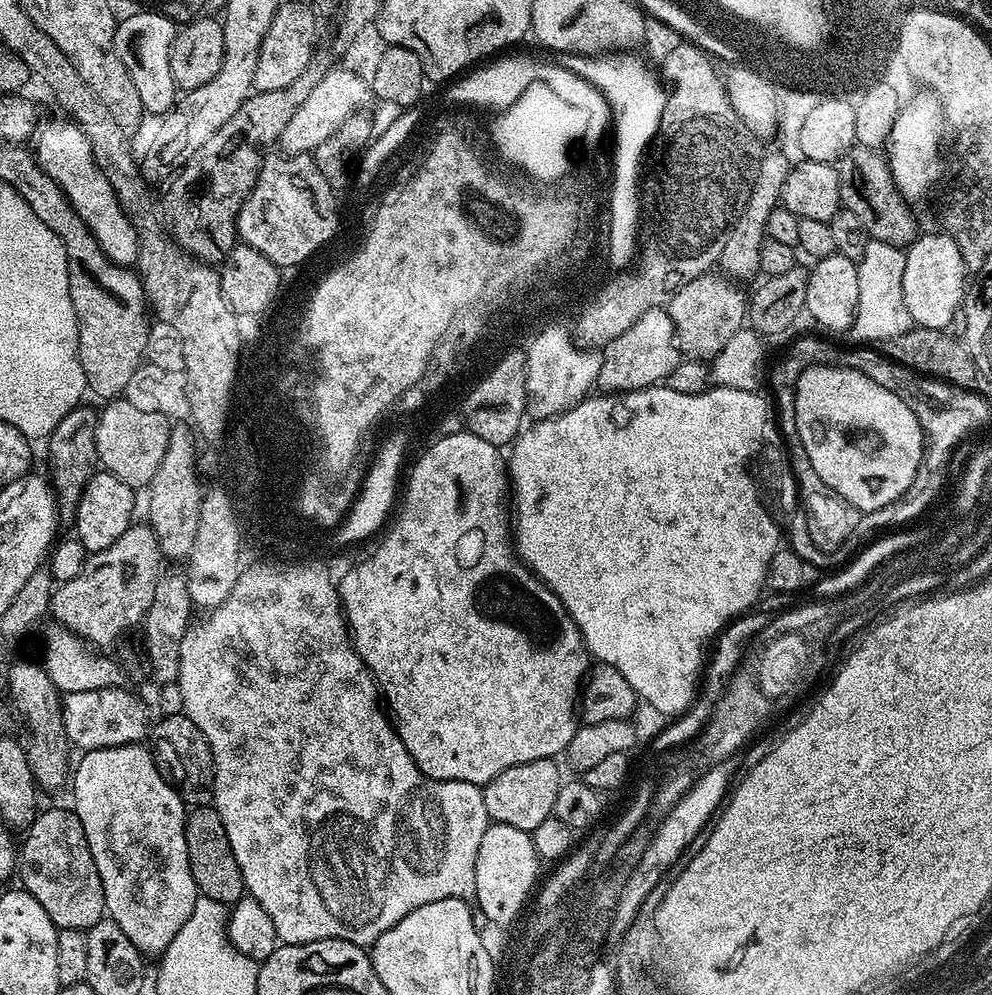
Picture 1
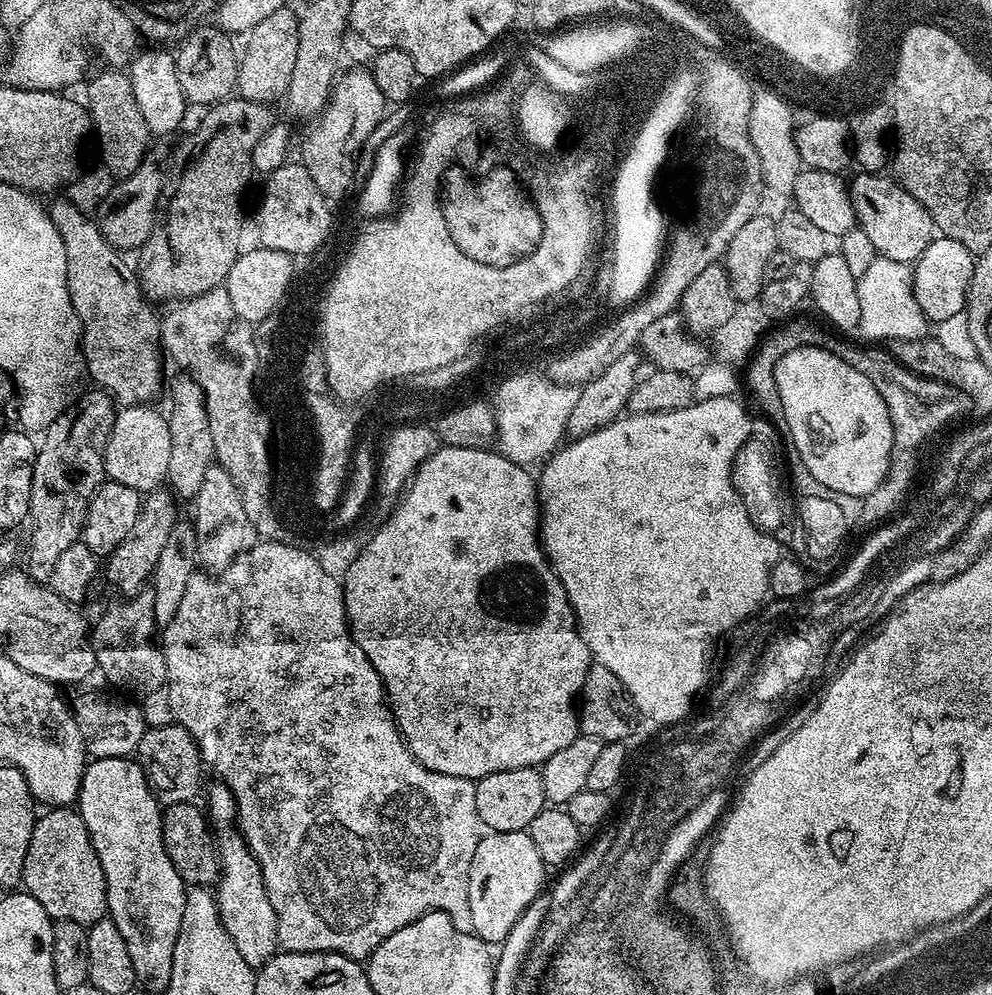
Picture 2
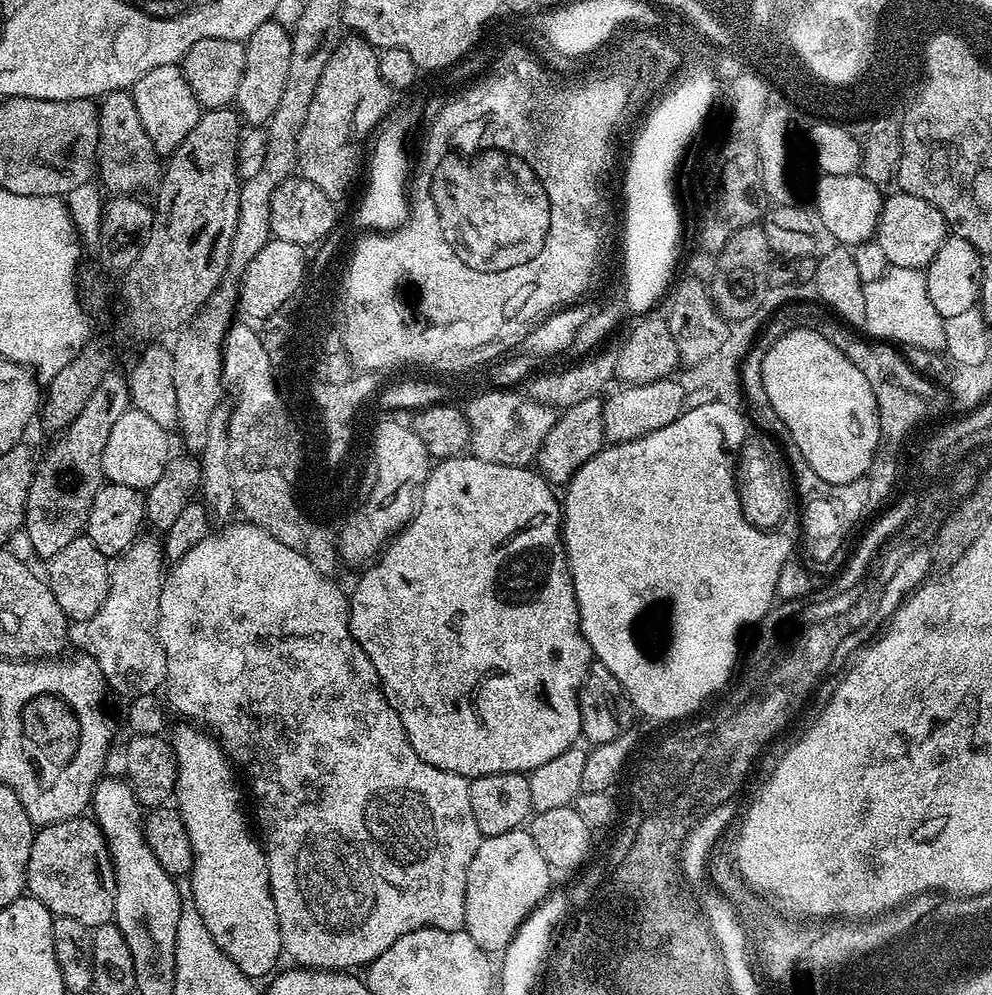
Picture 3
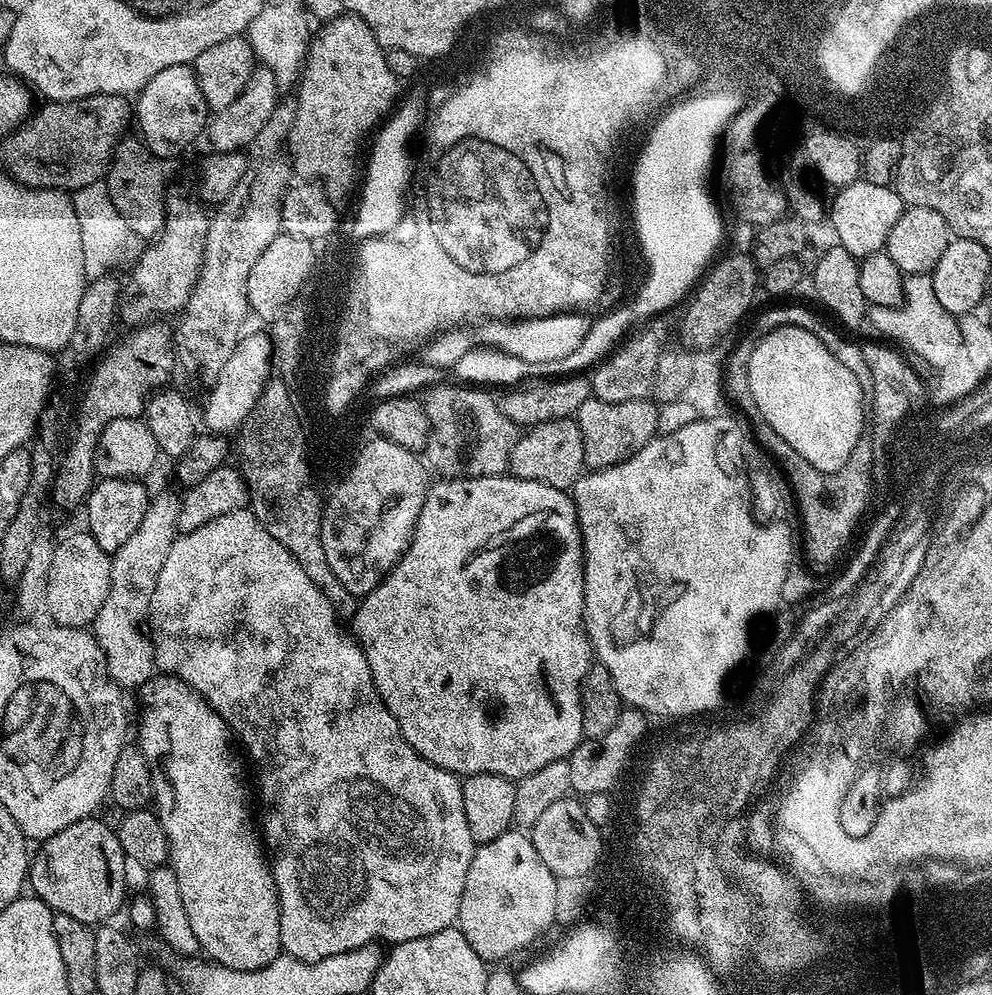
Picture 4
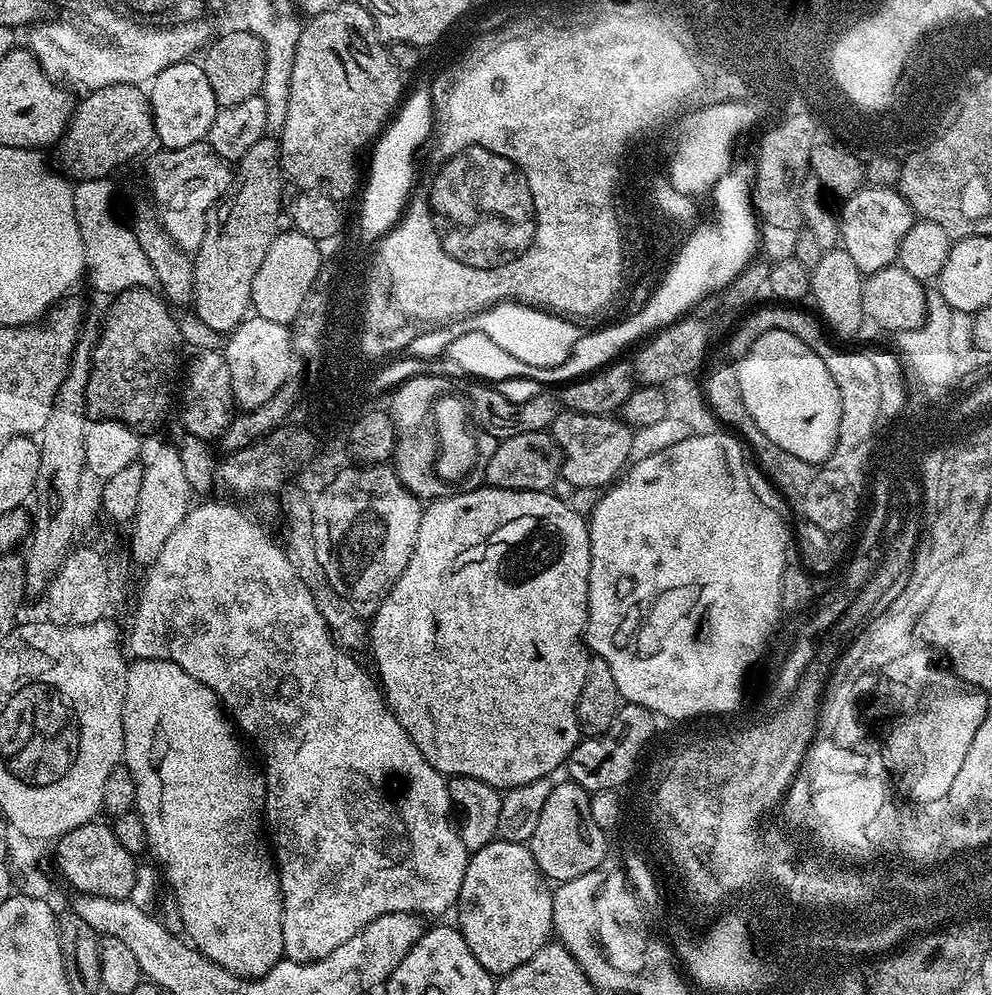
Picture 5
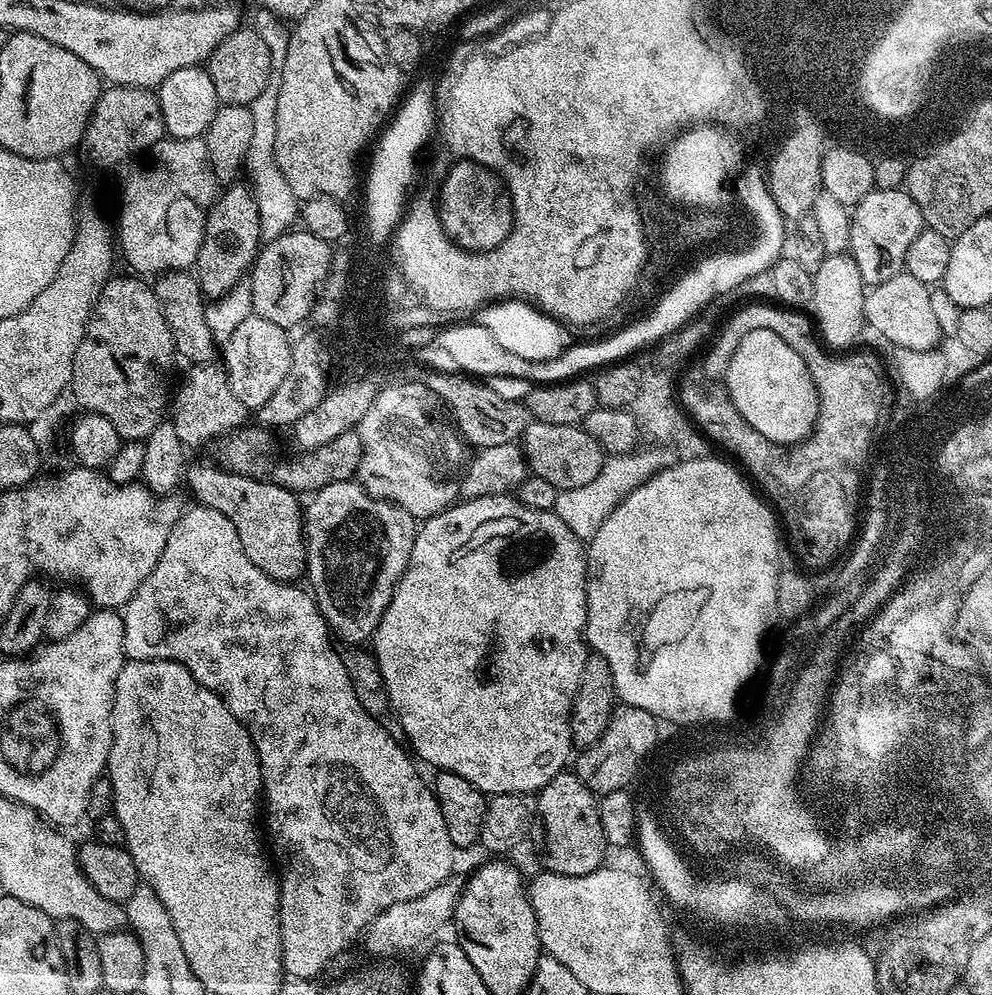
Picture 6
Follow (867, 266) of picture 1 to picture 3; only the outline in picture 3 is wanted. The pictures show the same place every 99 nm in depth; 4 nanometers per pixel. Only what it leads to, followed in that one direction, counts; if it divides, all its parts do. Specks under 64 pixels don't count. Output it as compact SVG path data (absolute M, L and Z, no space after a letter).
M889 267L876 281L865 283L864 297L866 322L862 328L869 337L900 346L924 348L927 352L939 353L944 348L945 317L934 310L928 293L928 277L921 269Z

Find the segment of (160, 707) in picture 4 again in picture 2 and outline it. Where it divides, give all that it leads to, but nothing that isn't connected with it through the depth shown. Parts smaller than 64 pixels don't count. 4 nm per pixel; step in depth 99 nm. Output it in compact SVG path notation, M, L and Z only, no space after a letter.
M216 782L209 790L208 808L207 819L218 837L218 883L214 888L216 905L234 946L238 946L238 954L242 954L252 969L259 970L278 951L276 911L268 897L260 863L248 849L248 843L236 825L236 798L223 782Z

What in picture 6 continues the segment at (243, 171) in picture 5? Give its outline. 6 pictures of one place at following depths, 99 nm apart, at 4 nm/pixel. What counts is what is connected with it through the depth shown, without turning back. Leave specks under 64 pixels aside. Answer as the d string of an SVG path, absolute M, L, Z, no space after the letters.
M233 182L217 195L208 210L202 246L194 265L194 275L205 297L225 296L241 283L249 275L252 262L261 247L258 202L247 183Z

